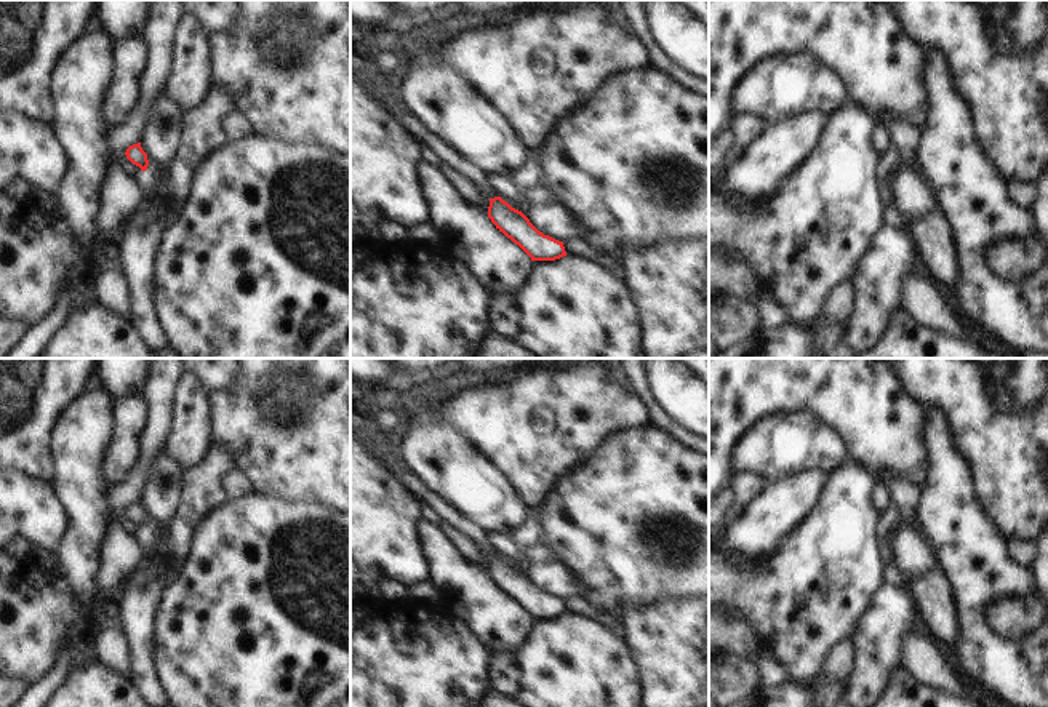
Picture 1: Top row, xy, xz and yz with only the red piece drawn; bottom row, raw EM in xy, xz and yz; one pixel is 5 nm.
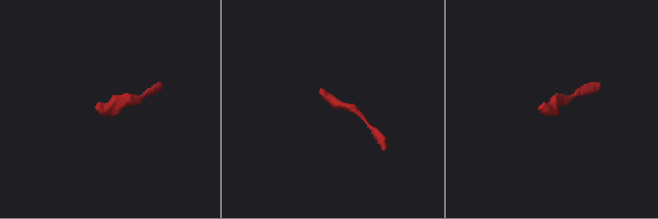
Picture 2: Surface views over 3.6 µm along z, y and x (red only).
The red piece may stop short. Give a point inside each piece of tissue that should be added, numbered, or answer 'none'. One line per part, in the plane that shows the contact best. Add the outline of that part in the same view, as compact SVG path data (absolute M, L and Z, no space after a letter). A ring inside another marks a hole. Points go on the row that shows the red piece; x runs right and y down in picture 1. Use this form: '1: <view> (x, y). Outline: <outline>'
1: xz (447, 155). Outline: M350 66L350 74L354 75L355 69ZM354 75L354 78L365 88L365 91L378 101L387 112L394 114L405 126L406 130L419 139L421 144L429 147L435 152L435 155L440 158L442 163L448 165L451 170L469 179L482 198L490 200L498 197L494 189L486 179L486 174L467 162L466 158L459 157L448 144L445 144L440 138L427 131L406 109L403 104L398 104L390 91L384 93L382 90L378 90L374 85L370 85L363 77L358 78Z

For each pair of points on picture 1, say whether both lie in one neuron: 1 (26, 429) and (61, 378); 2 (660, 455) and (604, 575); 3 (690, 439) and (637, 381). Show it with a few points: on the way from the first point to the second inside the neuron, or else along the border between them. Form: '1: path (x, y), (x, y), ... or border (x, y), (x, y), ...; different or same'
1: path (34, 416), (37, 402), (48, 391); same
2: path (642, 485), (642, 517), (632, 528), (629, 544); same
3: path (674, 429), (647, 397); same

